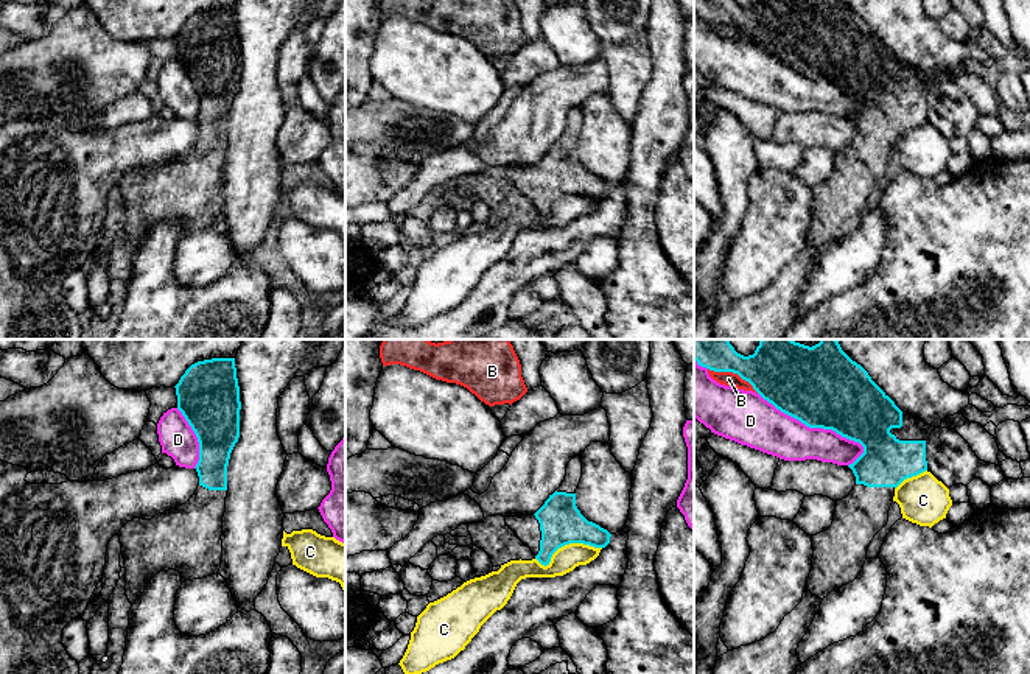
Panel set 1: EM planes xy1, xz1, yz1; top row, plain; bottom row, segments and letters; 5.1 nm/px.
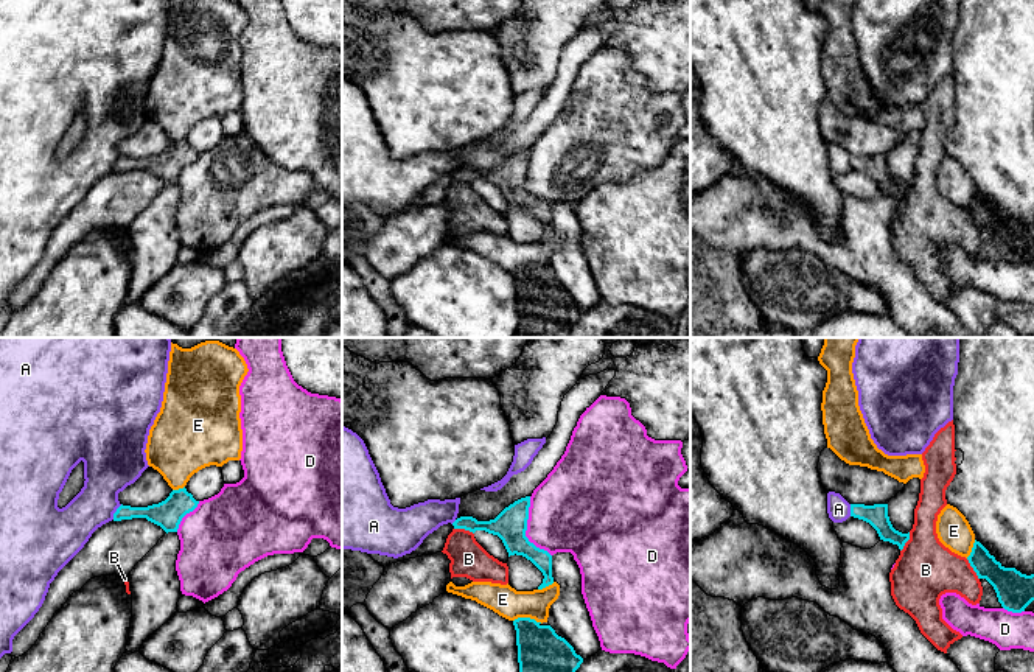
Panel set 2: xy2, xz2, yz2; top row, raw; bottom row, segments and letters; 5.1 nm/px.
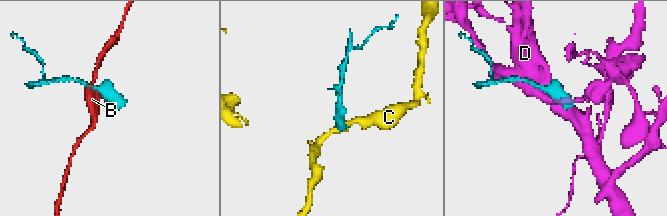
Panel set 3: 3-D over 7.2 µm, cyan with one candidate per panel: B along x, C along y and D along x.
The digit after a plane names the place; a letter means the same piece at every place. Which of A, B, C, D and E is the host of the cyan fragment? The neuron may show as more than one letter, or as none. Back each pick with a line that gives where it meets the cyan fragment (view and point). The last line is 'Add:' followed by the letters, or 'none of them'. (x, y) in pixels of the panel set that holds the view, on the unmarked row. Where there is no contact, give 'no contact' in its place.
Add: none of them

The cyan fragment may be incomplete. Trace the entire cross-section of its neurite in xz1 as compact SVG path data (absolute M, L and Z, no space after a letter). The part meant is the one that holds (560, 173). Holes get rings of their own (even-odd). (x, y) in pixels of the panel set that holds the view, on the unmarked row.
M573 109L560 139L532 167L506 168L518 190L531 199L541 216L549 216L552 205L569 195L605 199L611 185L588 173L576 157L576 140L582 129L582 109Z

